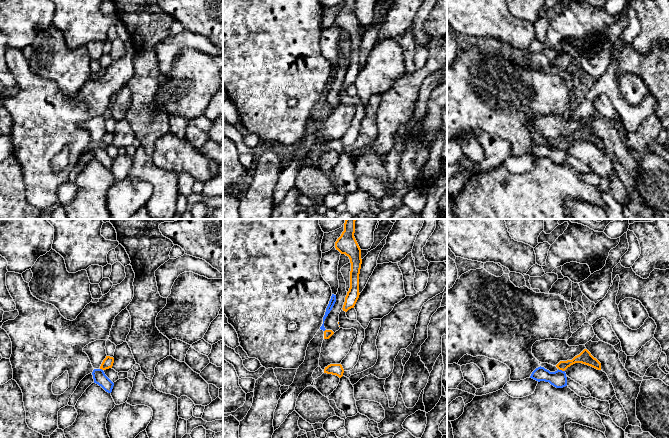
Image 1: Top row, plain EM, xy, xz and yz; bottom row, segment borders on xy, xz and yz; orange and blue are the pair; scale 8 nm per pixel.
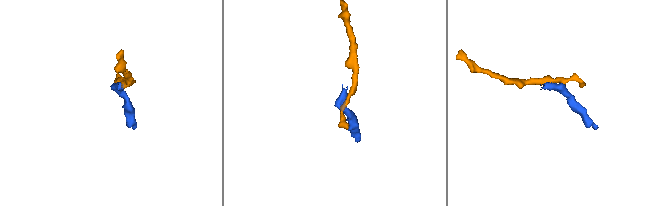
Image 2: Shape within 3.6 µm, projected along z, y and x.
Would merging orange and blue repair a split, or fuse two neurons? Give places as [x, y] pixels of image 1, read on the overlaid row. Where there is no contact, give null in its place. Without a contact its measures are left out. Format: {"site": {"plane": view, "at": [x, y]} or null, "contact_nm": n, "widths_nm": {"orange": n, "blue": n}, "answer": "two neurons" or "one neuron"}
{"site": {"plane": "yz", "at": [561, 369]}, "contact_nm": 60, "widths_nm": {"orange": 110, "blue": 140}, "answer": "two neurons"}

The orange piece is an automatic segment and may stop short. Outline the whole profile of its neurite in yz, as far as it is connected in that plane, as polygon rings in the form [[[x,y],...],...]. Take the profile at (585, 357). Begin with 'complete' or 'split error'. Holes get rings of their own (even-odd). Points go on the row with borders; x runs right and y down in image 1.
complete; [[[584,349],[579,355],[575,356],[572,360],[560,361],[556,365],[556,367],[559,370],[565,371],[568,367],[575,363],[582,363],[591,366],[597,370],[601,370],[601,363],[596,358],[594,358],[587,349]]]

